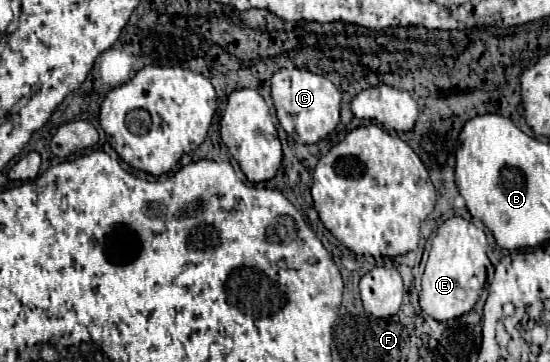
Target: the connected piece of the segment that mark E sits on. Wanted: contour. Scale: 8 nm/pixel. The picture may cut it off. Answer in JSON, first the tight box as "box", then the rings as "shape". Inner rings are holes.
{"box":[420,216,488,322],"shape":[[[454,216],[438,228],[432,240],[420,290],[420,308],[428,316],[432,316],[438,322],[446,322],[474,308],[486,284],[486,264],[488,264],[486,248],[488,242],[484,230],[476,228],[472,222],[466,222],[464,218]]]}

